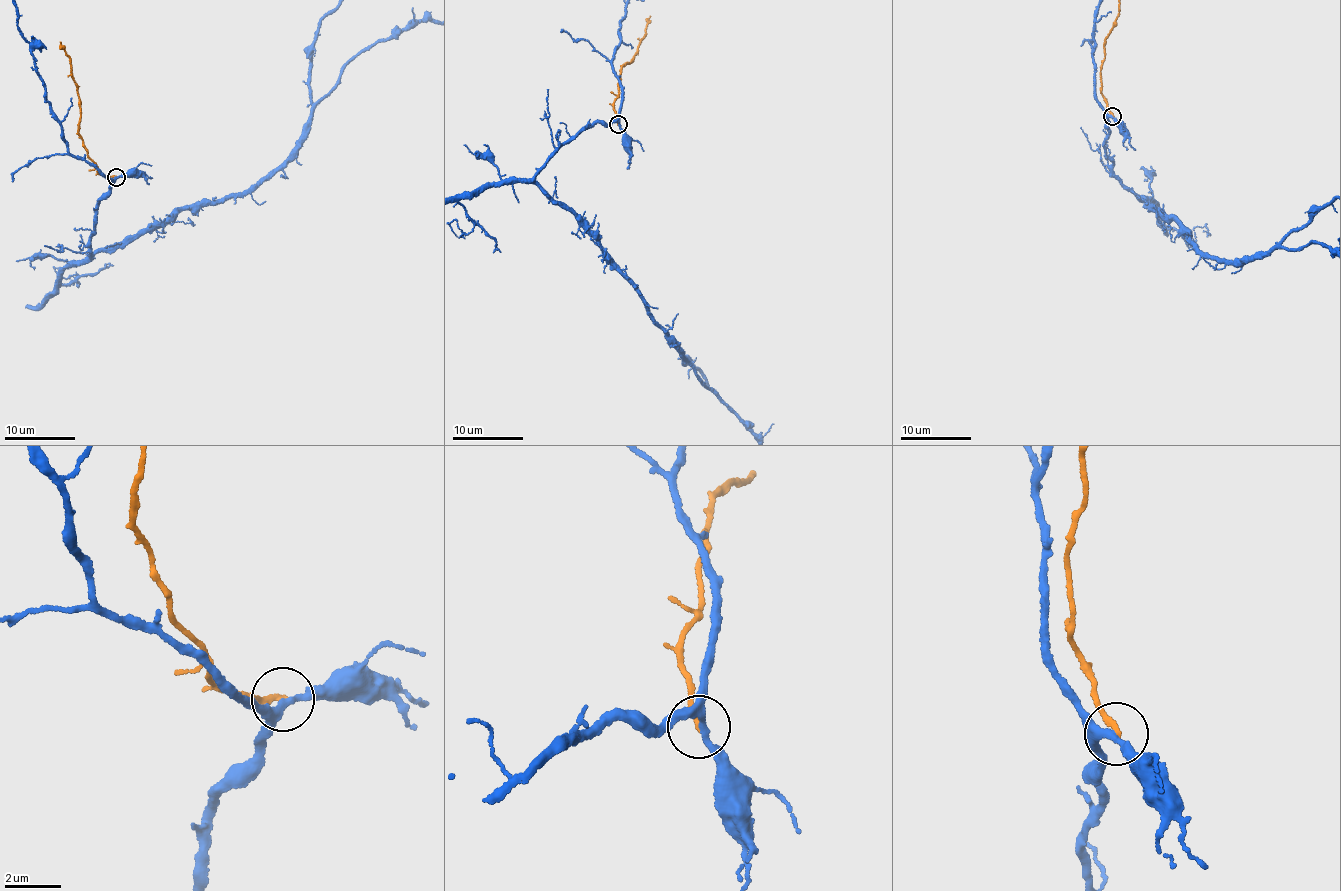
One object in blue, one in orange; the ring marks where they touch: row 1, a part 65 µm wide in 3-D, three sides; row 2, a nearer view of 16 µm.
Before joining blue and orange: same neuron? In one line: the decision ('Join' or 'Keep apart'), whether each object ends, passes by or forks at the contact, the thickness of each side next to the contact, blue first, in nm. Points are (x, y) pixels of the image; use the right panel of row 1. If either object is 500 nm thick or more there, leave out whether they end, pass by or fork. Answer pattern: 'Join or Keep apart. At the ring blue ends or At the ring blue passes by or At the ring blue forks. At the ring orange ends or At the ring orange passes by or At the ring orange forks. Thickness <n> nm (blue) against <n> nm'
Keep apart. At the ring blue forks. At the ring orange ends. Thickness 190 nm (blue) against 200 nm

